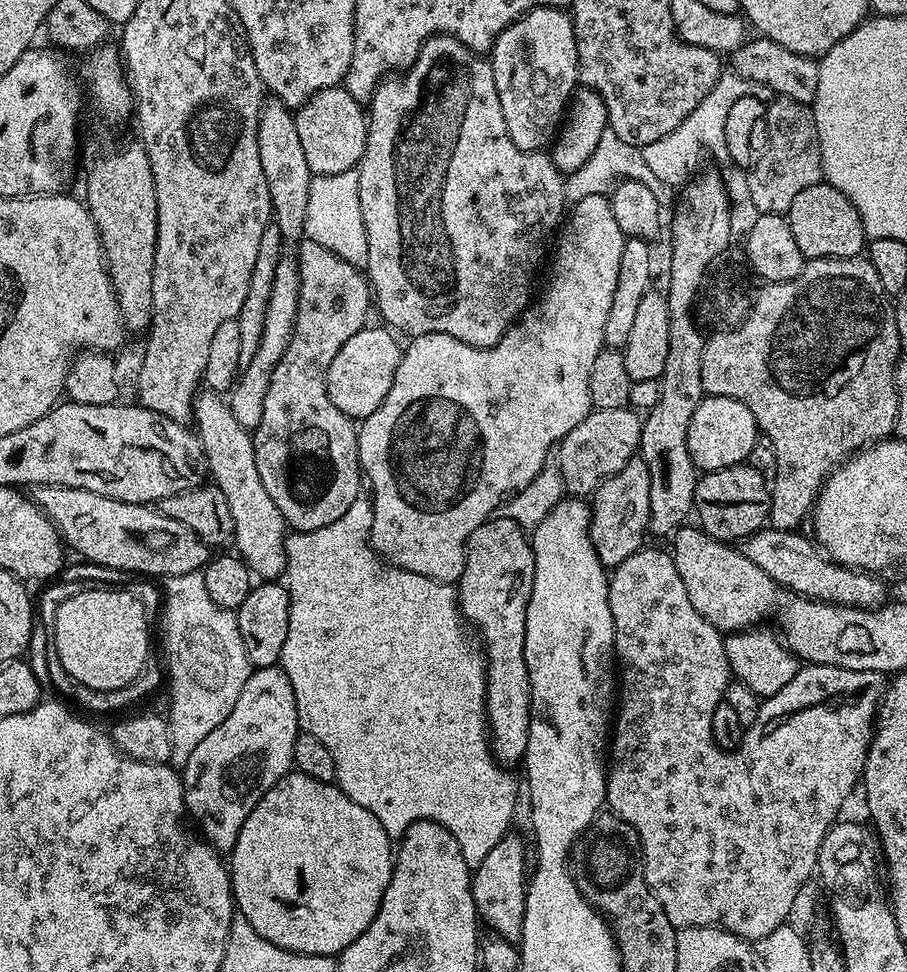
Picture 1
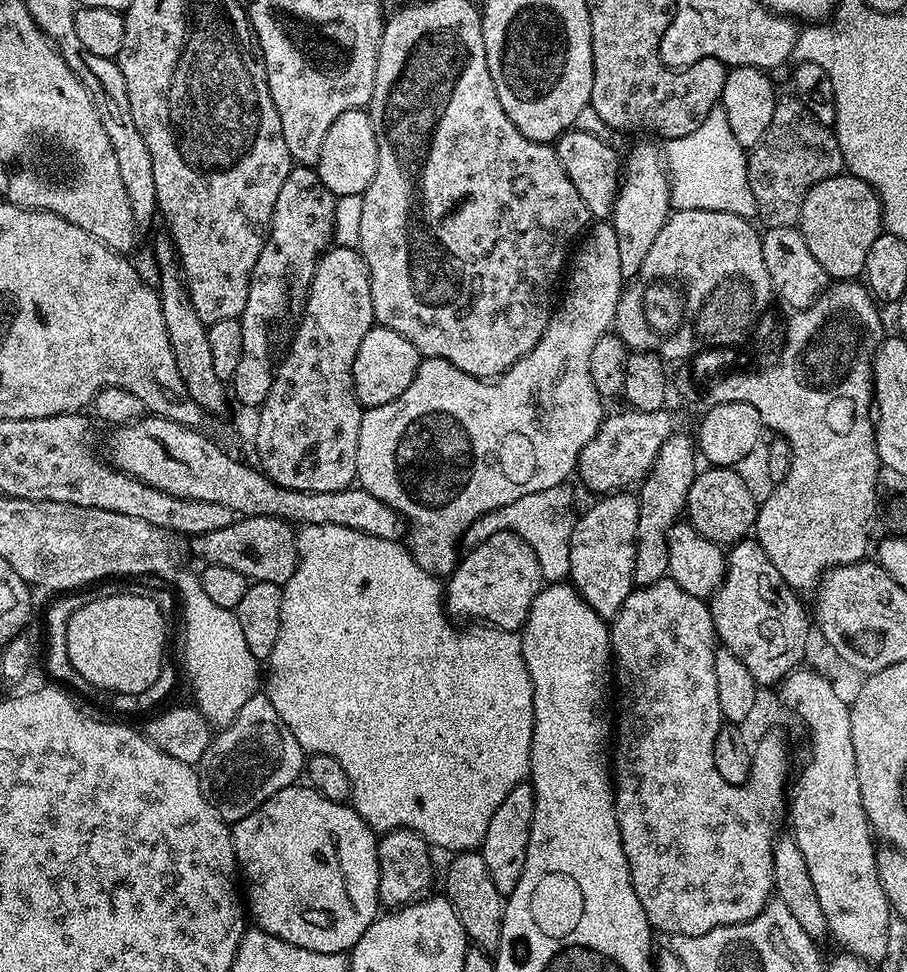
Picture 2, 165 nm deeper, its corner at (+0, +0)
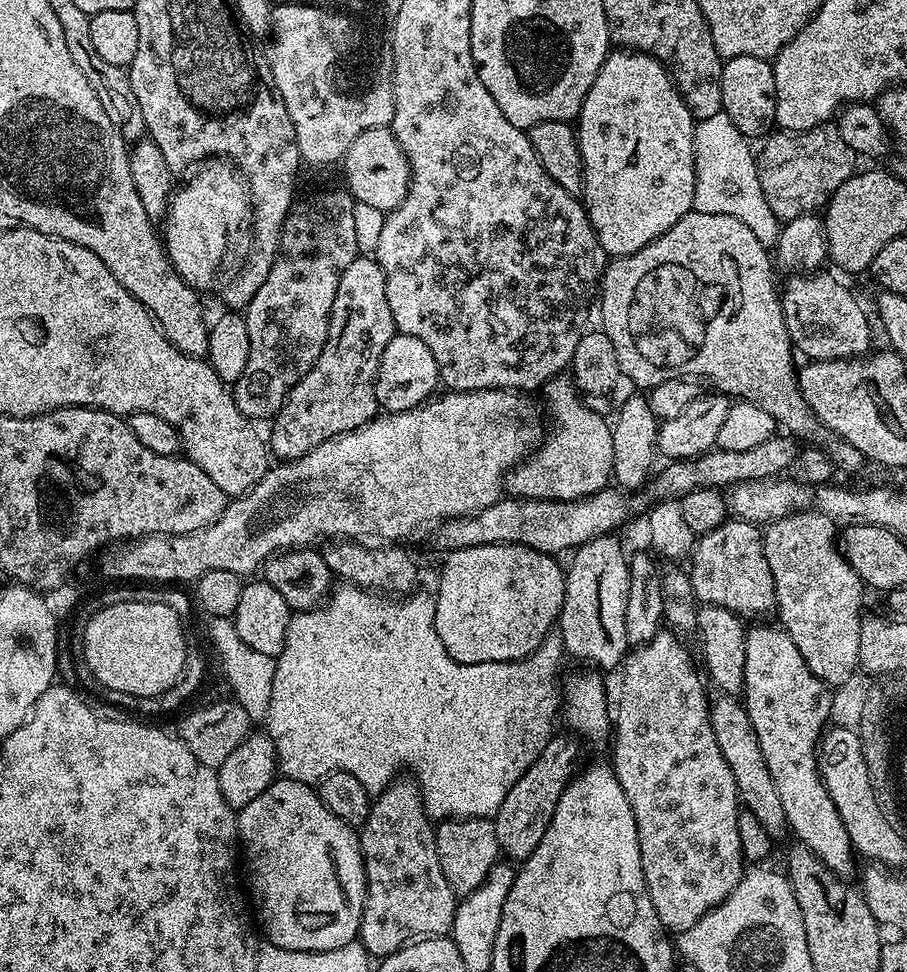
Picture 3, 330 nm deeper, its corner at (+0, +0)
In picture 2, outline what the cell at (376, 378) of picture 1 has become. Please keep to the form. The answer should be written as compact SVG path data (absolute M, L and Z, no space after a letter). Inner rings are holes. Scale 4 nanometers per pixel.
M374 326L362 338L362 346L358 346L358 354L352 367L352 388L365 409L377 408L386 402L394 402L410 382L414 382L416 371L421 362L420 351L417 350L402 334L389 328Z

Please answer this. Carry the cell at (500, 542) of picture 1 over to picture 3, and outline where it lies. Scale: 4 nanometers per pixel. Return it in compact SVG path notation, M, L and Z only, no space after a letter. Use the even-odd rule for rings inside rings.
M487 544L486 546L470 546L469 548L454 548L447 553L444 565L440 568L440 585L434 591L436 609L434 610L434 630L438 638L442 638L442 646L459 664L477 664L478 662L510 662L511 660L525 660L529 654L536 651L550 633L557 627L564 601L564 574L565 569L559 564L555 555L539 552L530 546L521 544Z

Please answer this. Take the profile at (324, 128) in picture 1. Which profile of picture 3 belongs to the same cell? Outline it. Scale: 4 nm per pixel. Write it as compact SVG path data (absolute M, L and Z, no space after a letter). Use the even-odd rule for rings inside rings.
M391 127L362 130L354 142L350 142L350 150L344 155L342 169L347 191L352 193L357 204L375 206L385 214L398 207L406 198L408 183L412 181L412 167L408 164L402 146L394 138Z

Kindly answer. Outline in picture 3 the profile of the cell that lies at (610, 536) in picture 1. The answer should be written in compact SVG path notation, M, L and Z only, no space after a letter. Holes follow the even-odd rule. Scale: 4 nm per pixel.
M615 535L596 536L586 542L581 548L571 553L572 561L566 564L564 574L564 601L558 621L558 635L562 641L562 648L576 660L585 660L585 665L596 670L612 668L623 661L630 645L626 638L626 598L630 590L628 577L629 557L624 556L624 548L616 541Z

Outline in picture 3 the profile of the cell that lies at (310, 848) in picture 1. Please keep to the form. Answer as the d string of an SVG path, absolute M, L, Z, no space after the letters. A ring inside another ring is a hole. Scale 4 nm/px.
M287 778L273 780L254 802L239 809L236 830L243 859L245 856L252 867L252 892L260 903L258 924L267 943L282 946L282 950L325 952L359 937L366 895L360 837L357 829L322 806L315 787Z

